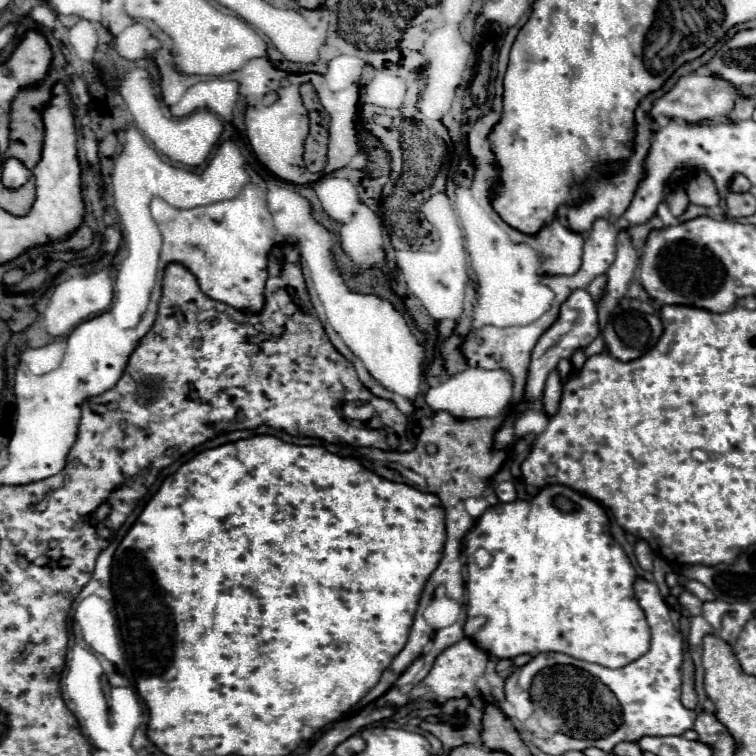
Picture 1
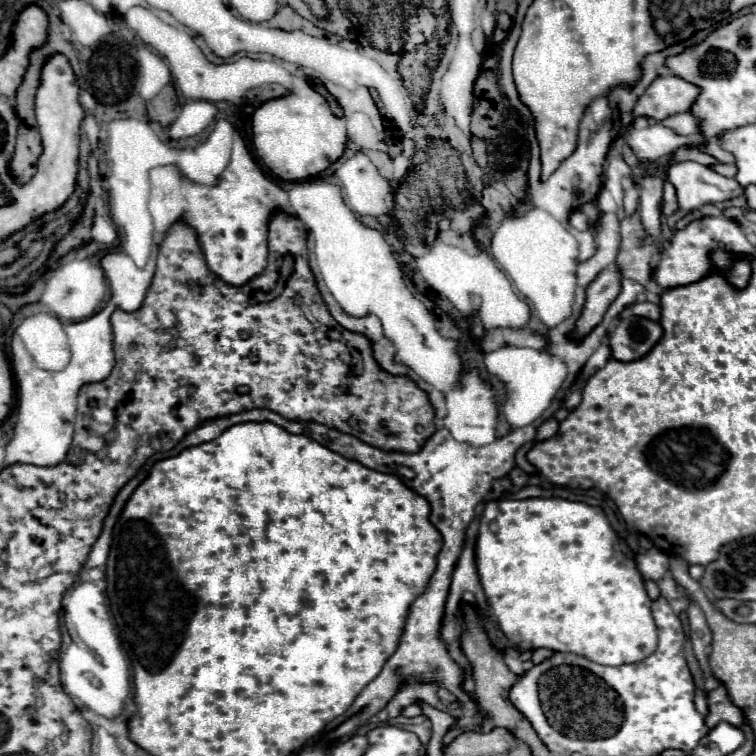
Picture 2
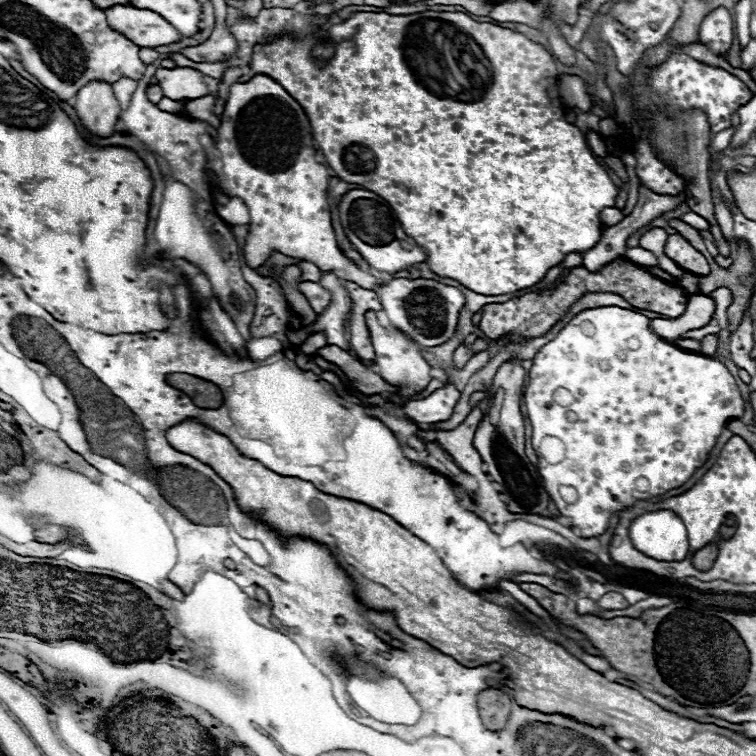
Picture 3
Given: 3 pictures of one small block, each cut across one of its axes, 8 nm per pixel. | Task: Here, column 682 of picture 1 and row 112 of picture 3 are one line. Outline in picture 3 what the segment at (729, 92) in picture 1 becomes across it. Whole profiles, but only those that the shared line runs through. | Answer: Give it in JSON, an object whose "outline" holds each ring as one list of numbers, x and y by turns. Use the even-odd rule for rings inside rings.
{"outline":[[88,82,78,94,74,108,82,126,100,138,108,138,114,134,114,124,120,118,120,104,114,98,112,86,106,82]]}

